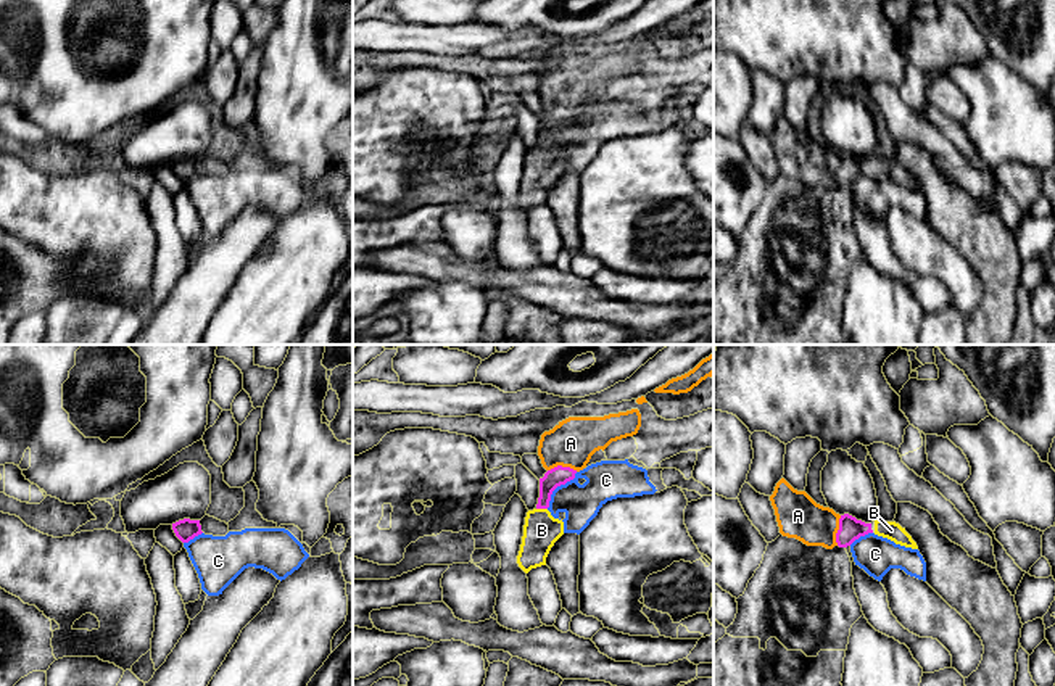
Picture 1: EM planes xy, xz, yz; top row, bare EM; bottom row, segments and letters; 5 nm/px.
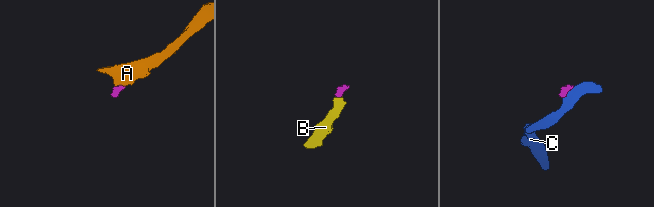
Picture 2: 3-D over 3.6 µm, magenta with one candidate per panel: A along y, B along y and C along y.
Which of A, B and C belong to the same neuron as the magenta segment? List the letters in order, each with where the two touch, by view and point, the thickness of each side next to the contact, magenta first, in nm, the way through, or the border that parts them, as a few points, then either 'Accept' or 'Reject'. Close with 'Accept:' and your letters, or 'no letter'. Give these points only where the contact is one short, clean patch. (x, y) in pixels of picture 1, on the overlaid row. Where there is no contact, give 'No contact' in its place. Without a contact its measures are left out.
A: Touches magenta at yz (838, 530). Thickness 120 nm (magenta) against 220 nm. Path across: yz (851, 528), (838, 530), (814, 525), (798, 516). Accept
B: Touches magenta at xz (541, 508). Thickness 100 nm (magenta) against 180 nm. Accept
C: Touches magenta at xz (558, 485). Thickness 100 nm (magenta) against 200 nm. Boundary: xz (577, 472), (553, 491), (546, 508). Reject
Accept: A, B

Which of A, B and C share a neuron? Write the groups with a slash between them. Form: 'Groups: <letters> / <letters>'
Groups: A B / C

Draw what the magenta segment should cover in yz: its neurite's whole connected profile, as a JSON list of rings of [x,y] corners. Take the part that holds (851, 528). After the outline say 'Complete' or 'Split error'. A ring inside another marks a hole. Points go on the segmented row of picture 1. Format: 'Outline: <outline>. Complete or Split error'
Outline: [[[781,478],[770,496],[780,533],[807,546],[847,548],[860,536],[873,533],[871,523],[817,504],[805,491],[794,490]]]. Split error

